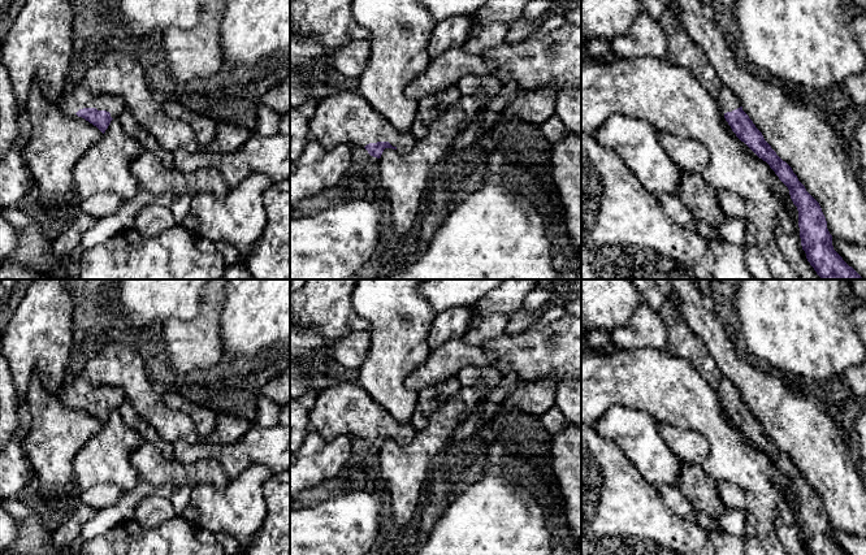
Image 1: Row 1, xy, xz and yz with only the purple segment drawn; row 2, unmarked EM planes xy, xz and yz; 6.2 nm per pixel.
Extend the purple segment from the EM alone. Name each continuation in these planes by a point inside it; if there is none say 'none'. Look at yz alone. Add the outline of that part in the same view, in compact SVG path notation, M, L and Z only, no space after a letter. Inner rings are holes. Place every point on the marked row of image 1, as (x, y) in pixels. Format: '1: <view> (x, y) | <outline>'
1: yz (682, 51) | M638 0L662 27L667 39L666 58L690 71L703 86L707 94L718 103L719 113L724 117L741 107L733 92L722 83L716 71L709 62L703 49L697 45L681 25L679 17L662 0Z

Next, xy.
1: xy (59, 138) | M86 83L73 86L70 92L51 103L40 88L34 84L30 88L26 104L26 116L31 126L27 144L21 149L26 166L30 169L34 186L42 205L56 218L70 224L77 208L72 205L75 199L75 182L73 170L81 157L103 138L103 133L75 113L83 108L107 110L112 118L118 118L125 109L125 101L114 95L94 95Z

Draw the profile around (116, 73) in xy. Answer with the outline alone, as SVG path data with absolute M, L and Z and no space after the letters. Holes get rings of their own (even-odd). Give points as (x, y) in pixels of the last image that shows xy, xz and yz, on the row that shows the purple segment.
M124 52L103 53L88 69L85 83L94 95L120 96L137 122L165 151L174 153L179 148L190 152L200 149L191 126L163 109L161 99L148 88L146 71L135 56Z

